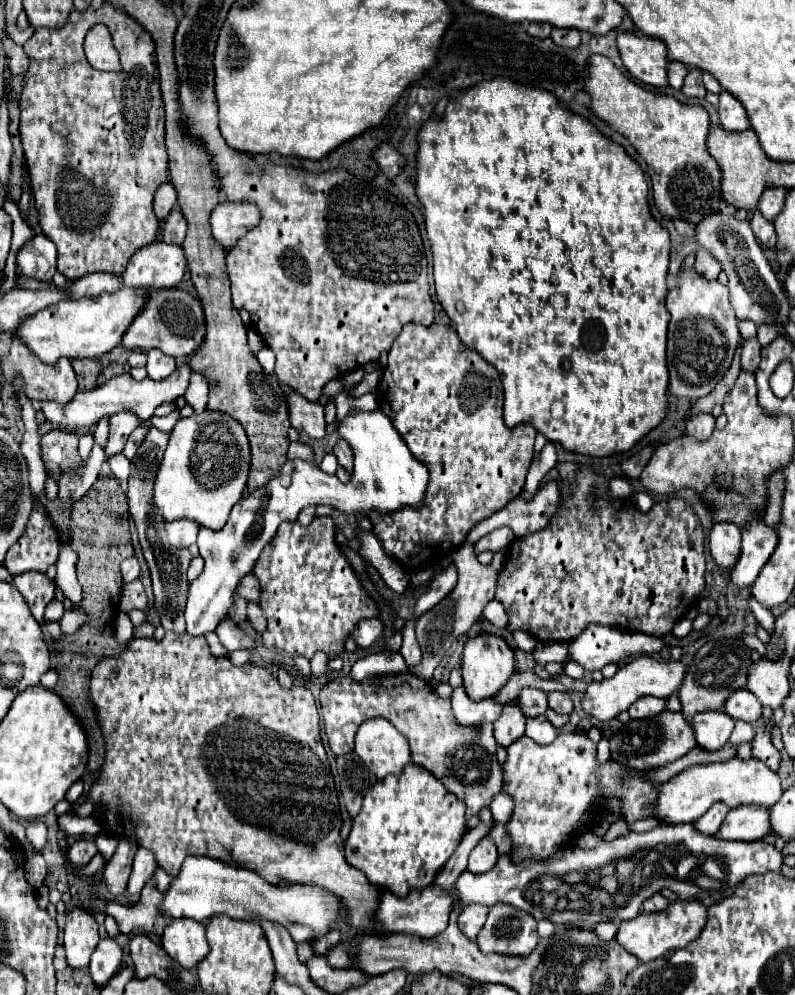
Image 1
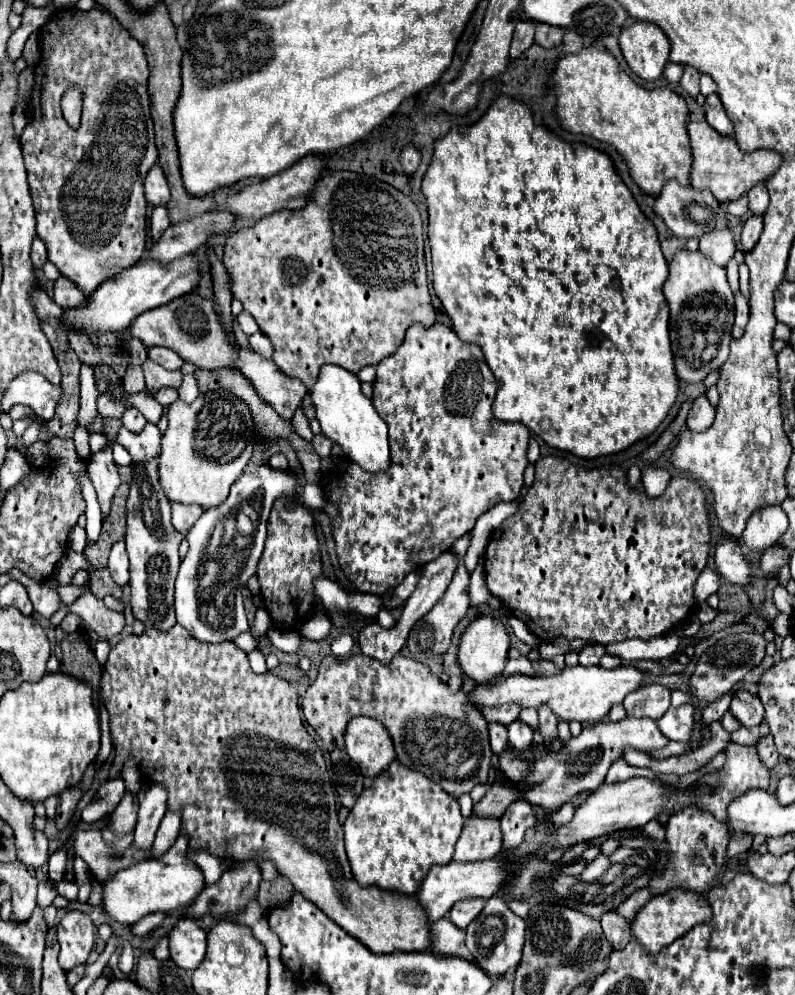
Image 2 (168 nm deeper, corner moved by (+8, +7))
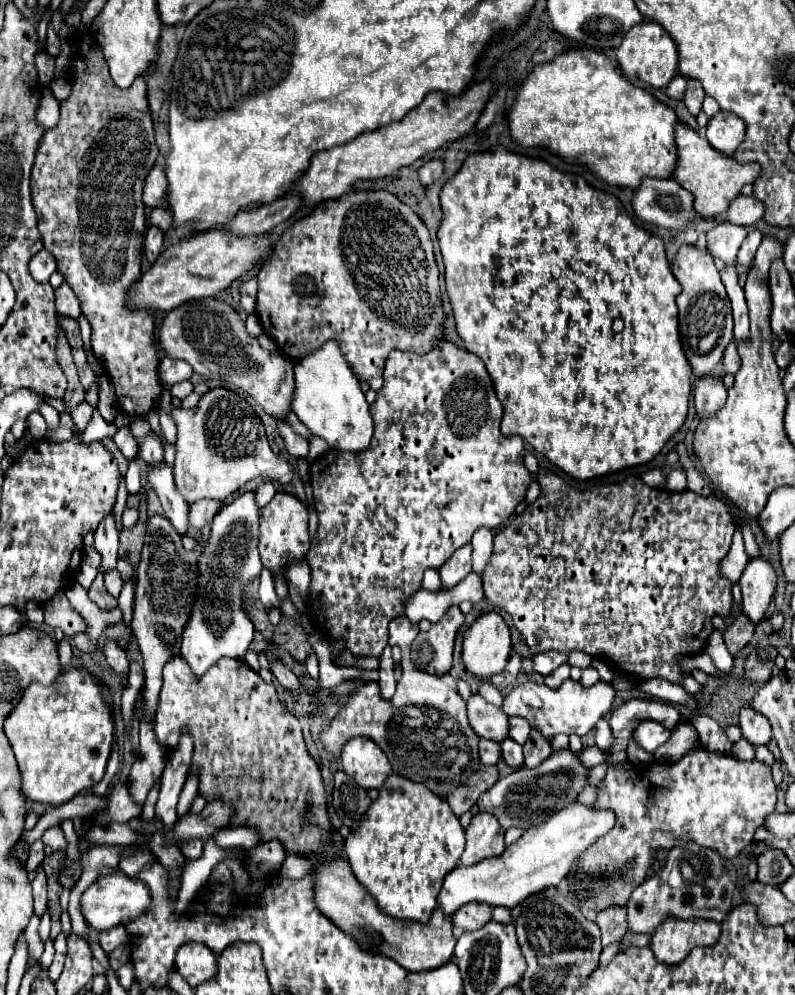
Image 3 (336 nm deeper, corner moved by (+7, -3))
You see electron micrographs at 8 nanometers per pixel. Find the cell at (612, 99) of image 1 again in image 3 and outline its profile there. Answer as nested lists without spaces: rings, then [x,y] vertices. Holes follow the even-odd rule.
[[[567,50],[553,62],[533,68],[529,78],[519,86],[509,114],[511,136],[523,146],[545,146],[563,156],[567,162],[583,162],[591,172],[609,184],[637,190],[643,178],[671,178],[677,166],[675,126],[679,118],[673,108],[655,100],[647,90],[625,80],[613,62],[595,50]]]

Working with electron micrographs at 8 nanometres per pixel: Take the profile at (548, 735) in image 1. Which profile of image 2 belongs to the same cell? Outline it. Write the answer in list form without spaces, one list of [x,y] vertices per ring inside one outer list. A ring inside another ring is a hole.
[[[518,720],[508,726],[508,744],[512,744],[518,752],[524,752],[530,746],[532,736],[534,736],[534,732]]]

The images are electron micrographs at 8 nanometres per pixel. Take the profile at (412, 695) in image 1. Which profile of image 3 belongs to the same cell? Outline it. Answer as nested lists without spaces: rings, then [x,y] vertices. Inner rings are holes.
[[[403,656],[403,676],[397,682],[395,696],[391,700],[385,700],[385,698],[381,698],[377,682],[373,682],[373,680],[363,682],[357,690],[353,690],[349,694],[347,704],[341,706],[339,714],[335,718],[331,718],[329,724],[321,730],[321,744],[325,746],[327,752],[331,752],[339,760],[341,748],[351,736],[367,736],[367,738],[375,740],[381,746],[381,750],[387,754],[395,774],[401,774],[409,780],[421,782],[439,796],[447,796],[449,792],[463,786],[465,780],[469,776],[473,776],[477,772],[477,768],[481,766],[481,760],[479,760],[479,740],[481,738],[469,726],[465,700],[457,692],[455,678],[451,678],[449,674],[433,676],[433,674],[421,672],[407,660],[407,656]]]

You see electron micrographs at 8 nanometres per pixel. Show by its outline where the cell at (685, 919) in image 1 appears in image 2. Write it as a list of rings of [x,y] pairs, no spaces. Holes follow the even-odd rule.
[[[670,890],[670,892],[666,892],[666,894],[658,896],[658,898],[652,898],[636,914],[636,918],[630,924],[632,924],[632,936],[650,954],[656,954],[664,946],[668,946],[674,940],[678,940],[680,936],[684,936],[688,930],[692,930],[692,926],[706,924],[708,920],[712,920],[712,908],[710,908],[710,904],[702,896],[696,896],[692,892],[684,892],[684,890]]]

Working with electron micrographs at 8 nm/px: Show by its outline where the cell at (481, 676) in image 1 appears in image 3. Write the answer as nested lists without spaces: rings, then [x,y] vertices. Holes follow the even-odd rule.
[[[497,612],[481,614],[463,634],[463,662],[477,678],[501,674],[511,654],[511,632]]]

